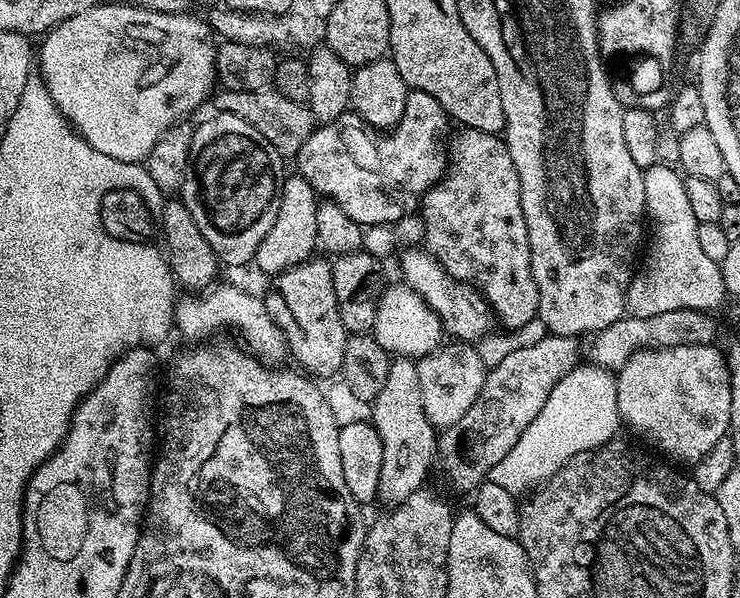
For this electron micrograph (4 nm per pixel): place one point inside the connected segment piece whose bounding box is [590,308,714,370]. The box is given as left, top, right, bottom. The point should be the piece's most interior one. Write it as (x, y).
(612, 347)

